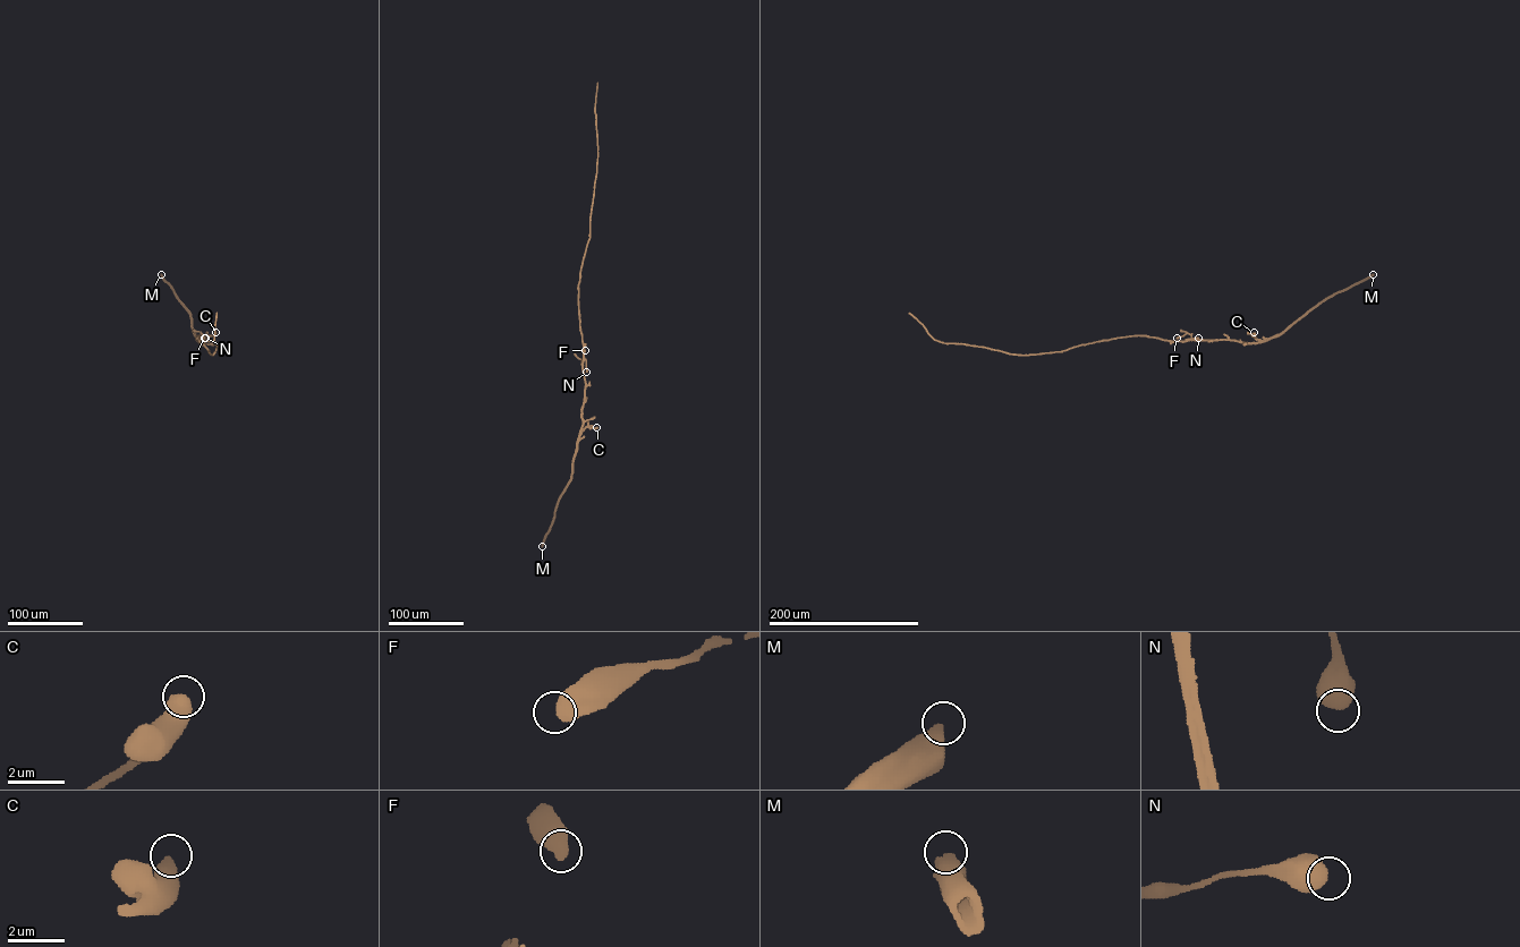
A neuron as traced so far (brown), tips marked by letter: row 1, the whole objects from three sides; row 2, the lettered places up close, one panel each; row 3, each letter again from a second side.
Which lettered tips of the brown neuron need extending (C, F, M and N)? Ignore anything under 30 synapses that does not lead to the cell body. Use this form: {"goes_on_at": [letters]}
{"goes_on_at": []}

